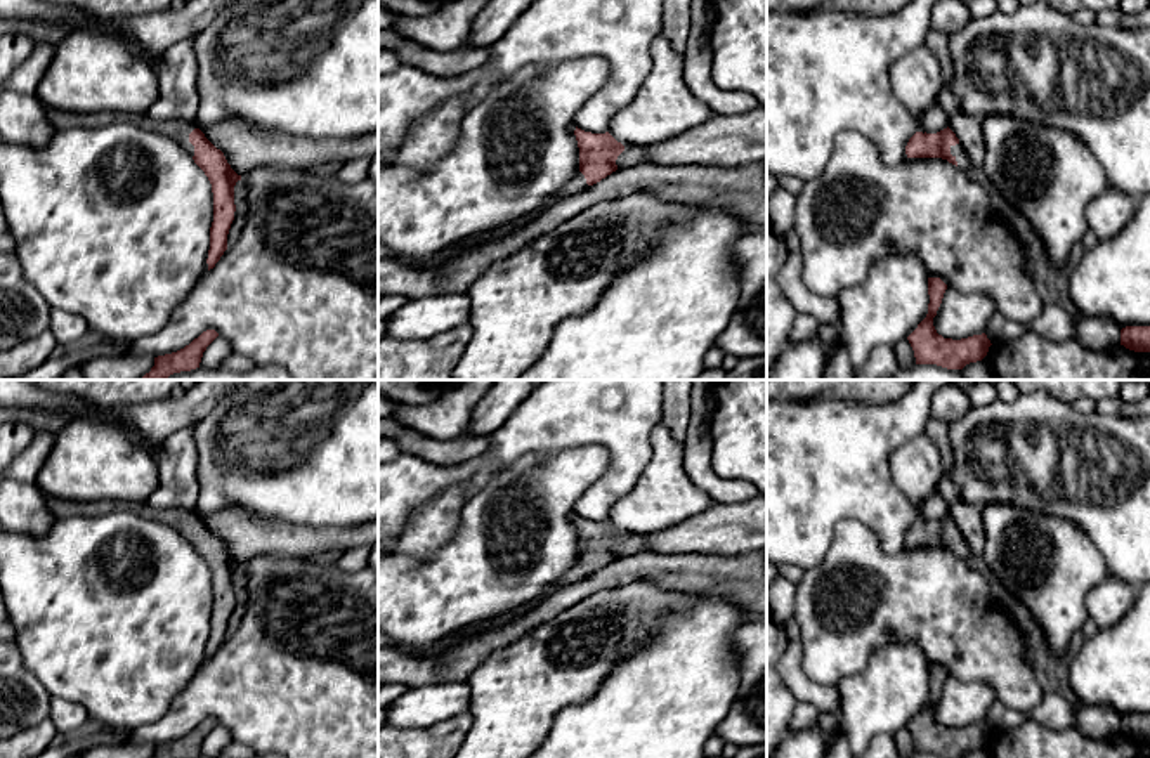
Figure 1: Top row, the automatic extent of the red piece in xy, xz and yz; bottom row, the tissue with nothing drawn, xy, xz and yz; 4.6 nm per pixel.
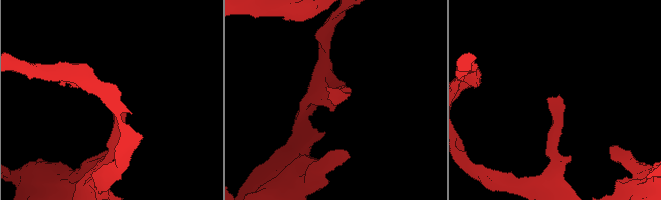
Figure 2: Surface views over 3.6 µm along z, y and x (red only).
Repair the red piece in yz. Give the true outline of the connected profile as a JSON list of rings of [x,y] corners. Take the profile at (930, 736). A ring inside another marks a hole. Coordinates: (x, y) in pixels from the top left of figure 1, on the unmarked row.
[[[928,666],[928,702],[907,725],[916,753],[937,753],[947,758],[963,758],[982,749],[992,734],[985,722],[961,729],[944,727],[933,715],[933,706],[942,692],[947,673],[940,666]]]

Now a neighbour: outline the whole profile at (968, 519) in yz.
[[[957,503],[951,506],[949,517],[956,522],[959,533],[964,536],[970,546],[970,555],[980,557],[985,548],[982,508]]]

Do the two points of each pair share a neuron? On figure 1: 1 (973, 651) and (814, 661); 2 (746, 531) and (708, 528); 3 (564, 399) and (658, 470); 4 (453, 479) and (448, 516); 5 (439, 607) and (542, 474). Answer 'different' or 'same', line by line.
1: same
2: same
3: different
4: different
5: same

